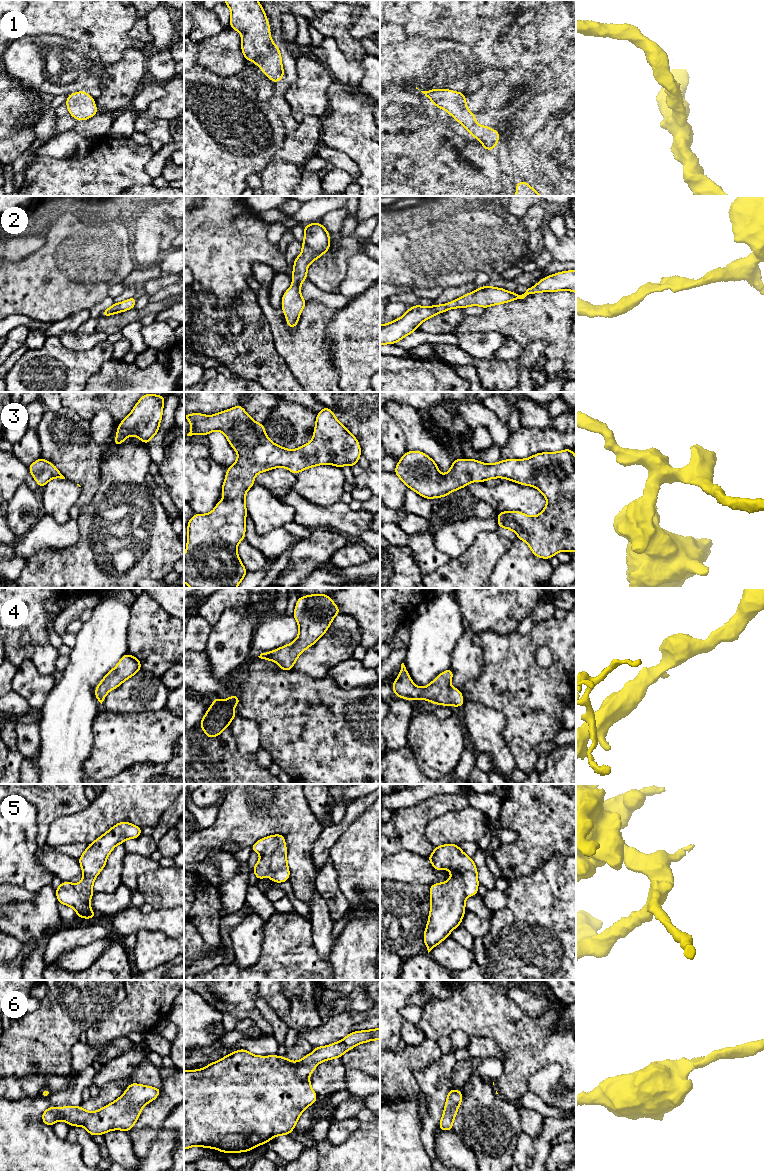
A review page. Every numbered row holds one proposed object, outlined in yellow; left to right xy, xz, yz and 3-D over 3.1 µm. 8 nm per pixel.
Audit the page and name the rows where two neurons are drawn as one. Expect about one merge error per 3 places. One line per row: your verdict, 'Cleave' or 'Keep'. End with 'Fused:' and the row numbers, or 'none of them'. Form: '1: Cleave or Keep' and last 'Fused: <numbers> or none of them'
1: Keep
2: Keep
3: Keep
4: Keep
5: Keep
6: Keep
Fused: none of them

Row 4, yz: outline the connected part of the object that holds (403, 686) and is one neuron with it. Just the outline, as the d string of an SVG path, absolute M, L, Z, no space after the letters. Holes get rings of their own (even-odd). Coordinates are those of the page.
M402 663L399 676L391 687L395 696L406 700L423 699L433 704L463 707L464 699L461 690L450 685L453 674L452 669L445 670L426 687L421 688L413 683L404 663Z

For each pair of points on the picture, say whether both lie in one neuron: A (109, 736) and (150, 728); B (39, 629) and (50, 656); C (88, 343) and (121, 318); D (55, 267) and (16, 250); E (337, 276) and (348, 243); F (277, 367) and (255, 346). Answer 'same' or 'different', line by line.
A: same
B: different
C: different
D: different
E: same
F: same

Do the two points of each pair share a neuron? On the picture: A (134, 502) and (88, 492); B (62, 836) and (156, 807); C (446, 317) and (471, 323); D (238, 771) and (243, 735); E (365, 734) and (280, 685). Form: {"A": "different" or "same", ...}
{"A": "different", "B": "same", "C": "different", "D": "different", "E": "same"}

